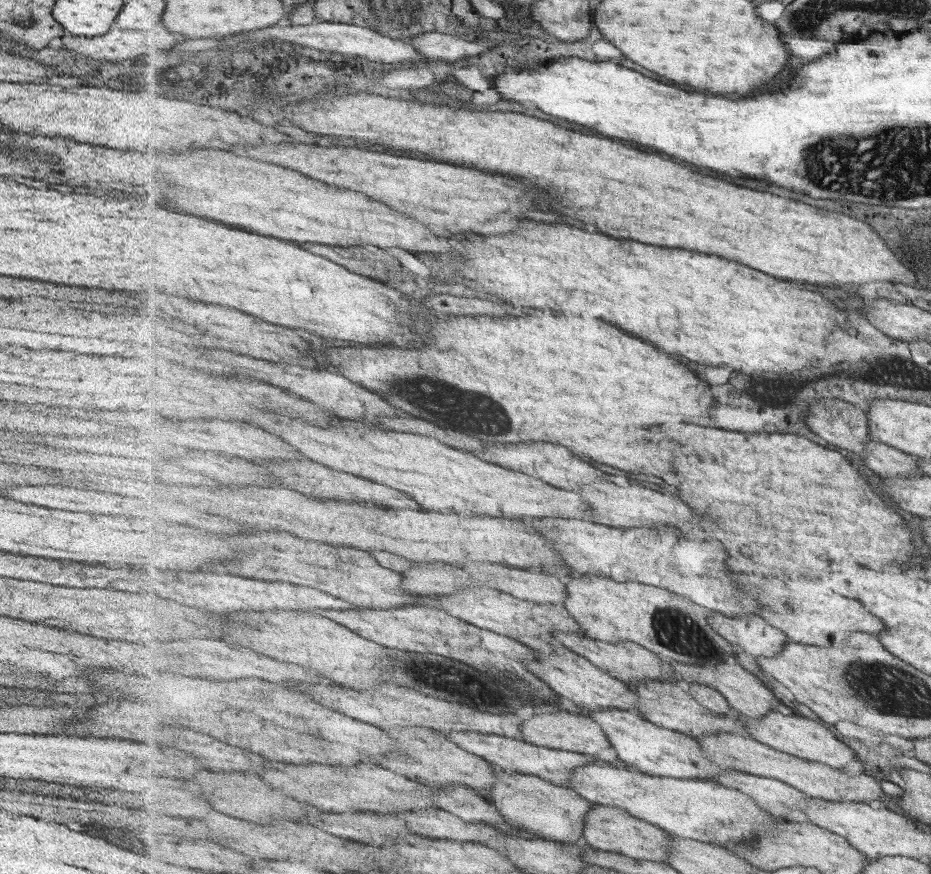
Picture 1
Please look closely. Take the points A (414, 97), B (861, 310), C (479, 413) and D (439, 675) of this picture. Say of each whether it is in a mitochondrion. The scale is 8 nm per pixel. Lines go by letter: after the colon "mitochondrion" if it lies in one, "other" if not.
A: other
B: other
C: mitochondrion
D: mitochondrion

